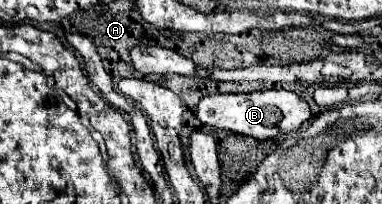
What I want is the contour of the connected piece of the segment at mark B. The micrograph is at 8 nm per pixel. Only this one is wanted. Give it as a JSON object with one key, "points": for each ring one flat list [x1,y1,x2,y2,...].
{"points":[[265,90,265,92,249,92,249,94,211,94,199,100,197,118,203,124,213,128,231,130,235,134,253,136,257,140,273,140,279,134,287,134,297,130,303,122,311,118,309,104,287,90]]}

